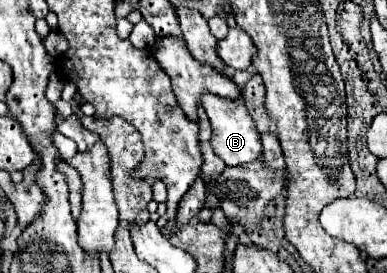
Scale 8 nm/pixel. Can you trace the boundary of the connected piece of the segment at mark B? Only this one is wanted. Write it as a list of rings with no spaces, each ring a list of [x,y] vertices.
[[[237,70],[233,74],[233,82],[239,88],[239,98],[237,100],[227,100],[227,98],[217,98],[215,94],[203,94],[201,96],[201,104],[211,120],[211,128],[213,128],[213,138],[211,138],[211,146],[215,150],[215,154],[227,164],[227,166],[241,166],[247,162],[253,162],[261,156],[261,136],[255,130],[255,122],[249,114],[249,110],[245,108],[243,102],[243,88],[247,84],[247,80],[251,78],[251,74],[247,70]]]

